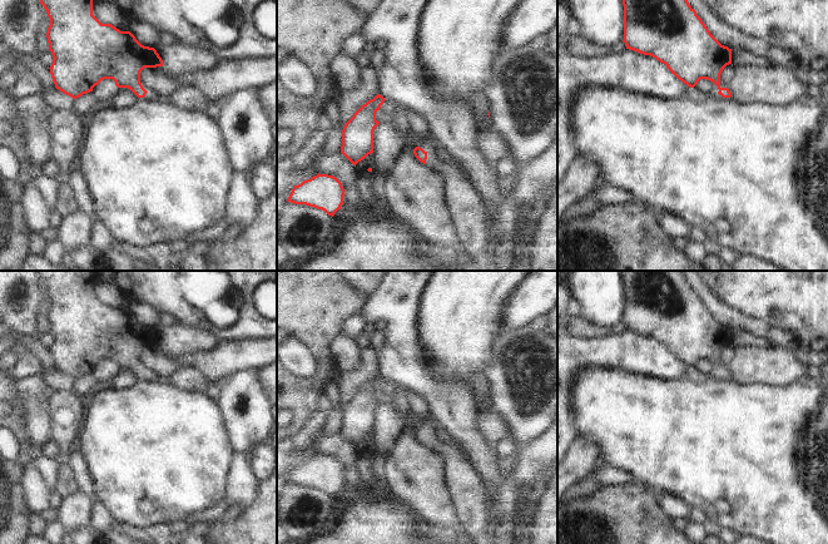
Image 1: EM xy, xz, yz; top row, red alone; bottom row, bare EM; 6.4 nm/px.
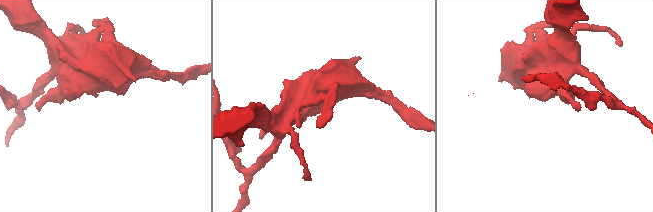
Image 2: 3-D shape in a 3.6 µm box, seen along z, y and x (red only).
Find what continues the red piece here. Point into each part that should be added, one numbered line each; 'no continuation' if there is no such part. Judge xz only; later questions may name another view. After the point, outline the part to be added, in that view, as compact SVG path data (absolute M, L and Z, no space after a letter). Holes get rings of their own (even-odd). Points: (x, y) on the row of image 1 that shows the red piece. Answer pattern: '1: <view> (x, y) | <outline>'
1: xz (486, 236) | M427 152L426 165L438 170L445 179L446 208L456 231L456 239L475 271L509 271L516 228L509 208L490 211L463 173L437 160L432 152Z

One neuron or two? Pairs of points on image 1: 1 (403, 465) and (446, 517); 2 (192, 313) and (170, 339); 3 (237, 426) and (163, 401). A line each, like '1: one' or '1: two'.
1: one
2: two
3: two

